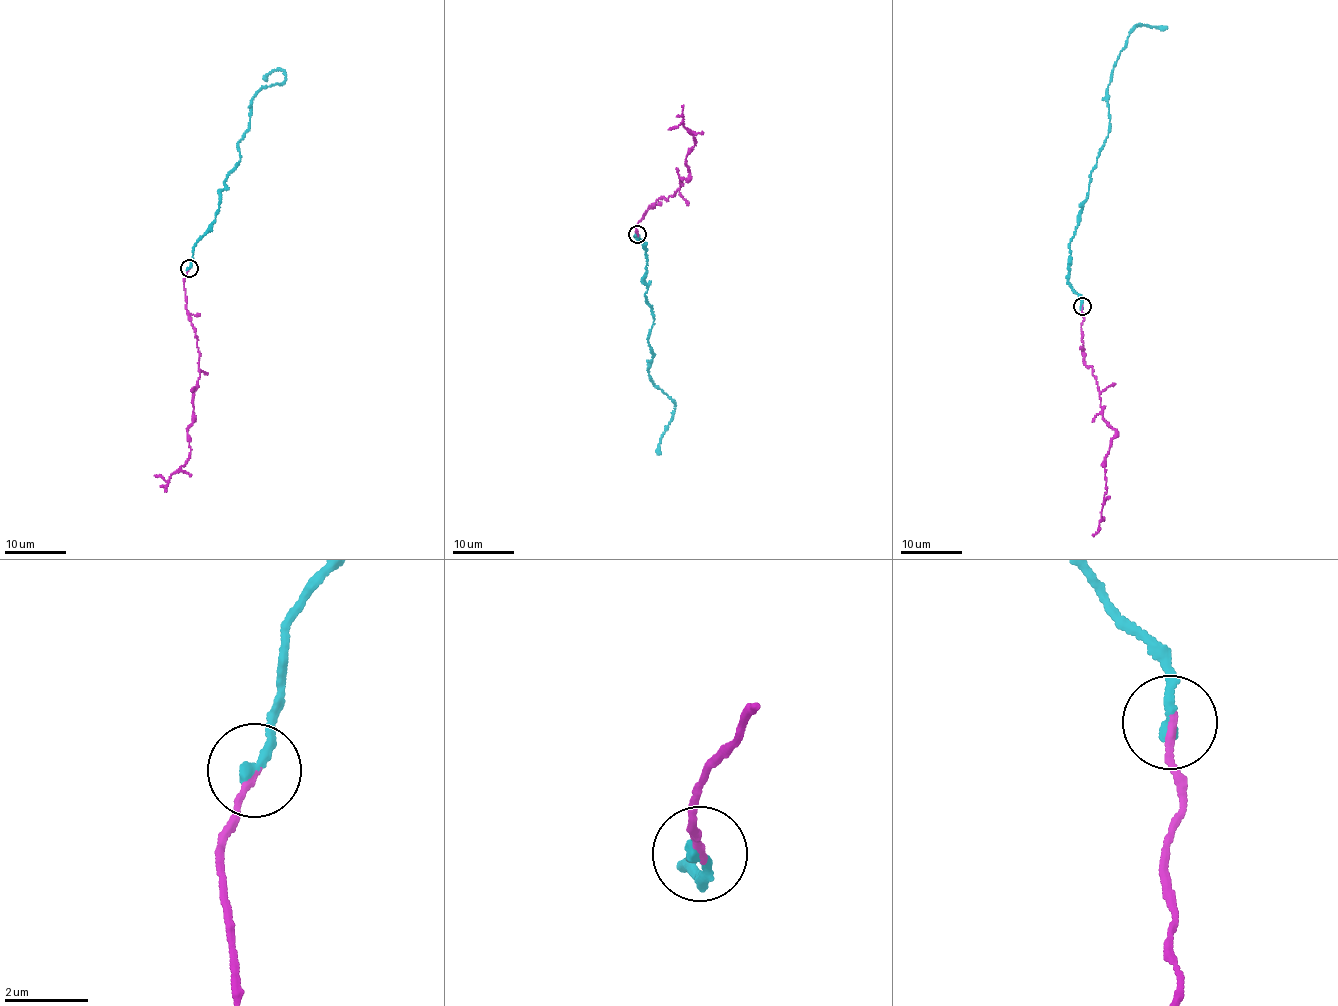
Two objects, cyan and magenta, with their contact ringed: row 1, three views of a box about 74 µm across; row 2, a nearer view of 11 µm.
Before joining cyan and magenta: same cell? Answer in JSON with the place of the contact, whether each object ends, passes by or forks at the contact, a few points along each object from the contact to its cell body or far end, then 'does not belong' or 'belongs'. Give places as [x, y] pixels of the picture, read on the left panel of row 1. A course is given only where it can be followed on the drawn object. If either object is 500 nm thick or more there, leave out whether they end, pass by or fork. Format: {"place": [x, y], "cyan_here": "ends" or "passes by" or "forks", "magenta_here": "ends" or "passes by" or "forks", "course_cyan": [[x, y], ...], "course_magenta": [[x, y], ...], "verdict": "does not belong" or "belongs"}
{"place": [189, 268], "cyan_here": "ends", "magenta_here": "ends", "course_cyan": [[188, 268], [215, 219], [226, 174], [240, 160], [252, 98], [284, 81], [286, 72], [279, 69], [267, 80]], "course_magenta": [[188, 268], [184, 289], [188, 319], [197, 341], [200, 377], [187, 430], [188, 460], [170, 475], [166, 491]], "verdict": "belongs"}

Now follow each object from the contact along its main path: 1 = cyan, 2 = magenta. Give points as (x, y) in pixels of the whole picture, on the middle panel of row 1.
1: (637, 235), (646, 250), (643, 279), (654, 319), (647, 372), (674, 402), (658, 446), (661, 454)
2: (637, 235), (652, 204), (673, 196), (688, 176), (685, 158), (696, 139), (683, 125), (683, 105)

